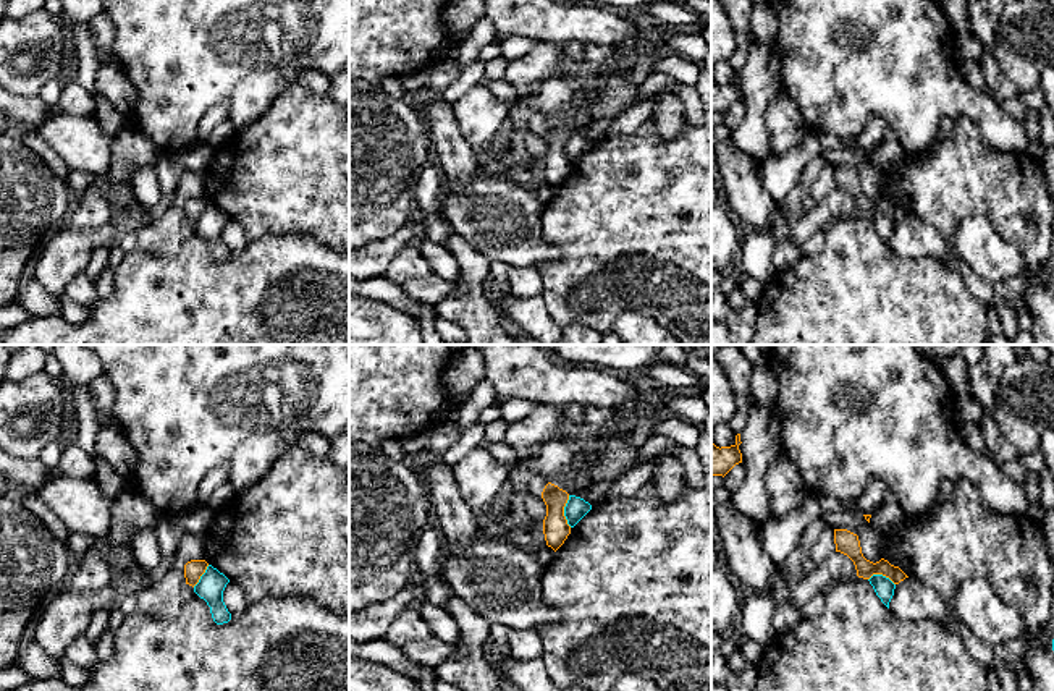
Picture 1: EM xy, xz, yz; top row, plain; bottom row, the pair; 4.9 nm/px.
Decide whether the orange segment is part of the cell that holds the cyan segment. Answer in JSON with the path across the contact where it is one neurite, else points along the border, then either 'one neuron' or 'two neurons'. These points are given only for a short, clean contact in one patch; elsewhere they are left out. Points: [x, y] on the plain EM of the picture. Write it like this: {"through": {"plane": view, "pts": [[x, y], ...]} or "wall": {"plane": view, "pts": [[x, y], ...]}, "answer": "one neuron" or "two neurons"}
{"wall": {"plane": "xz", "pts": [[568, 133], [564, 156], [571, 164]]}, "answer": "two neurons"}

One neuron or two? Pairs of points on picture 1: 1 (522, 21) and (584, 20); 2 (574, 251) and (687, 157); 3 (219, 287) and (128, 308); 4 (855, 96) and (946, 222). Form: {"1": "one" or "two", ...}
{"1": "one", "2": "one", "3": "one", "4": "two"}

